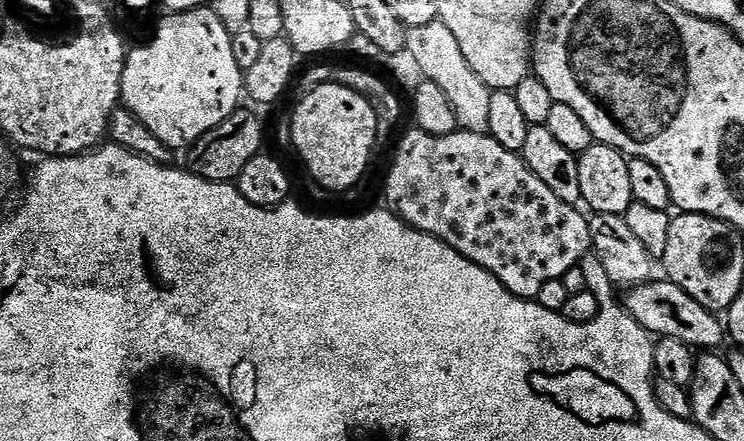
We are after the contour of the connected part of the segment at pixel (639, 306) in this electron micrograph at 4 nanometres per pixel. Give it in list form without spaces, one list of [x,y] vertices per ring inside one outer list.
[[[656,278],[647,284],[637,284],[629,287],[627,292],[628,297],[622,300],[622,306],[653,337],[677,340],[693,350],[716,350],[726,340],[726,328],[721,317],[706,310],[702,302],[694,302],[694,298],[686,294],[686,290],[682,290],[667,278]]]

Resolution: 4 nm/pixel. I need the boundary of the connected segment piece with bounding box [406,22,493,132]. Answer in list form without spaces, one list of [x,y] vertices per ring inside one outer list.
[[[437,22],[408,29],[408,47],[407,55],[412,55],[414,63],[420,67],[420,76],[423,79],[434,82],[442,86],[446,98],[454,106],[457,125],[465,132],[488,132],[488,123],[490,122],[490,98],[493,89],[487,88],[474,74],[470,62],[462,54],[462,46],[458,46],[458,38],[450,34],[450,30],[443,24]]]

